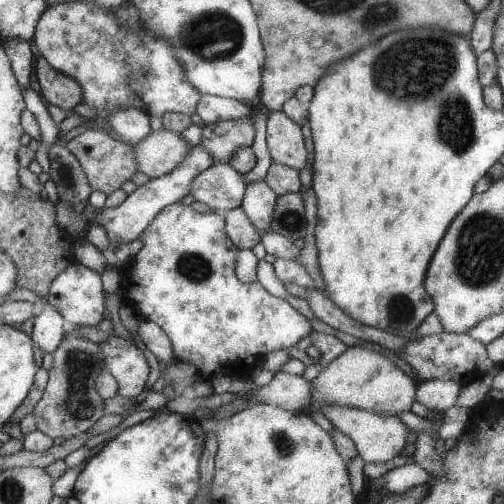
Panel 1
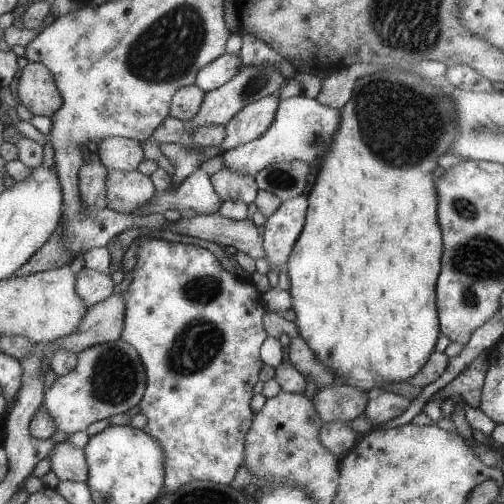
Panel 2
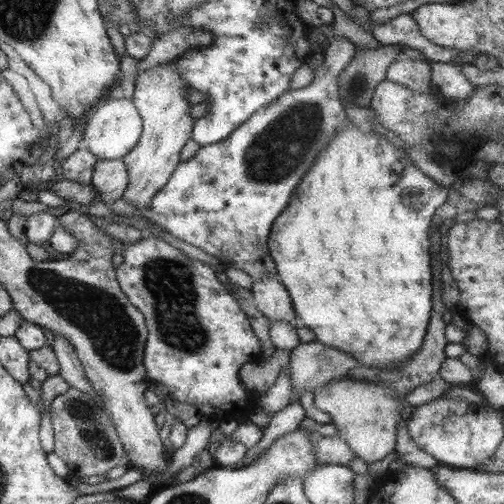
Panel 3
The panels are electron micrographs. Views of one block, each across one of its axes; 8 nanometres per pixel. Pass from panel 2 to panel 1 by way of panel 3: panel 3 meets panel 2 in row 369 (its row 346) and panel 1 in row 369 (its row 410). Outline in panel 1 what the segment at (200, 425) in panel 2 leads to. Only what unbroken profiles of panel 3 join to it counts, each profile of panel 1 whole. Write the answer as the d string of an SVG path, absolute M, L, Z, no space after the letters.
M175 202L157 212L149 226L141 232L141 250L129 258L121 268L123 300L131 304L145 322L155 322L173 344L173 362L187 362L197 368L197 376L213 380L215 376L233 376L247 380L269 352L293 348L301 338L309 336L313 328L309 320L291 308L285 300L271 296L259 282L243 284L235 276L235 260L239 248L225 232L223 212L197 214L191 206Z

